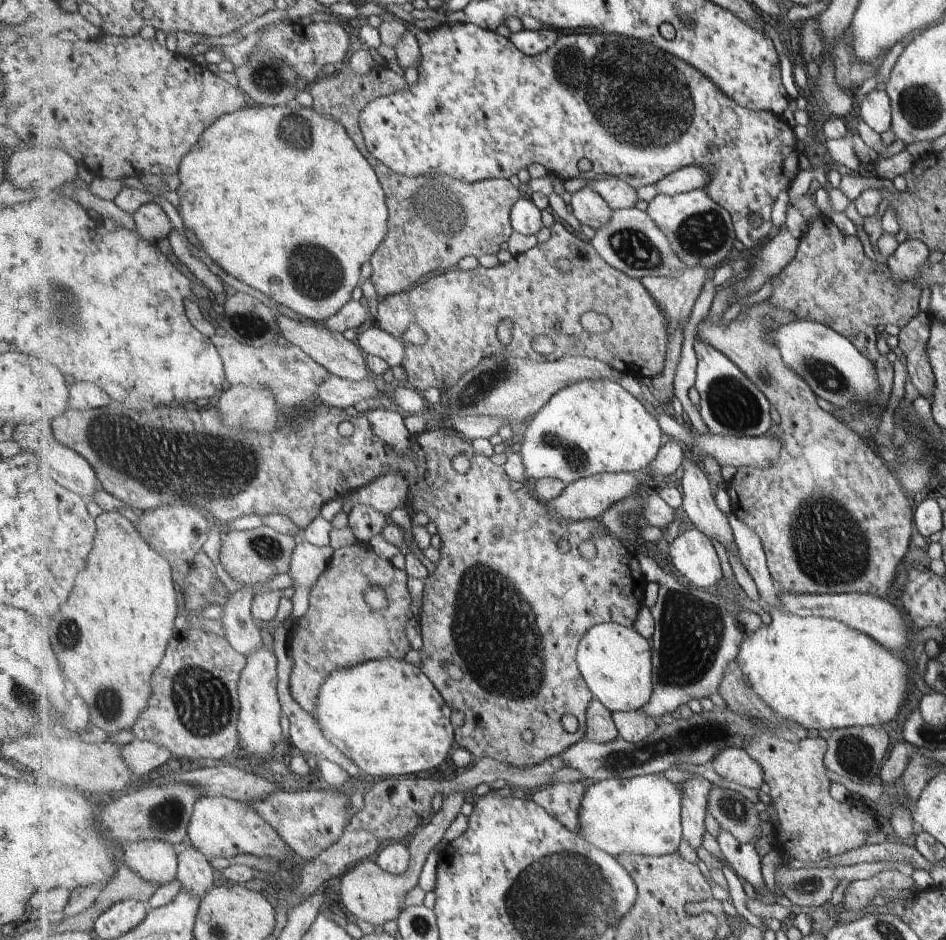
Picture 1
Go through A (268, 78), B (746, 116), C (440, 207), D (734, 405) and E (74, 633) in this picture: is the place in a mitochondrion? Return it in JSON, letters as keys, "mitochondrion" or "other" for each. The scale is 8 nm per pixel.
{"A":"mitochondrion","B":"other","C":"mitochondrion","D":"mitochondrion","E":"mitochondrion"}

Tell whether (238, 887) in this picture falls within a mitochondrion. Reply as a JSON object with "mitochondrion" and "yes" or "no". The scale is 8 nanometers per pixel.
{"mitochondrion":"no"}

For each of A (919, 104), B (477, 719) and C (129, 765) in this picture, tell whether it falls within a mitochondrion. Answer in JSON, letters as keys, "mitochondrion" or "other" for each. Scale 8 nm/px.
{"A":"mitochondrion","B":"other","C":"other"}

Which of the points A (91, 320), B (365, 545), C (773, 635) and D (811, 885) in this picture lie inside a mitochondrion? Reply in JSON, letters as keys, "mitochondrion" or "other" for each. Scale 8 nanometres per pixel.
{"A":"mitochondrion","B":"other","C":"other","D":"mitochondrion"}

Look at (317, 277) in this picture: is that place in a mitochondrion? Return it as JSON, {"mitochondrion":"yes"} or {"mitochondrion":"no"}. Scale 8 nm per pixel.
{"mitochondrion":"yes"}

